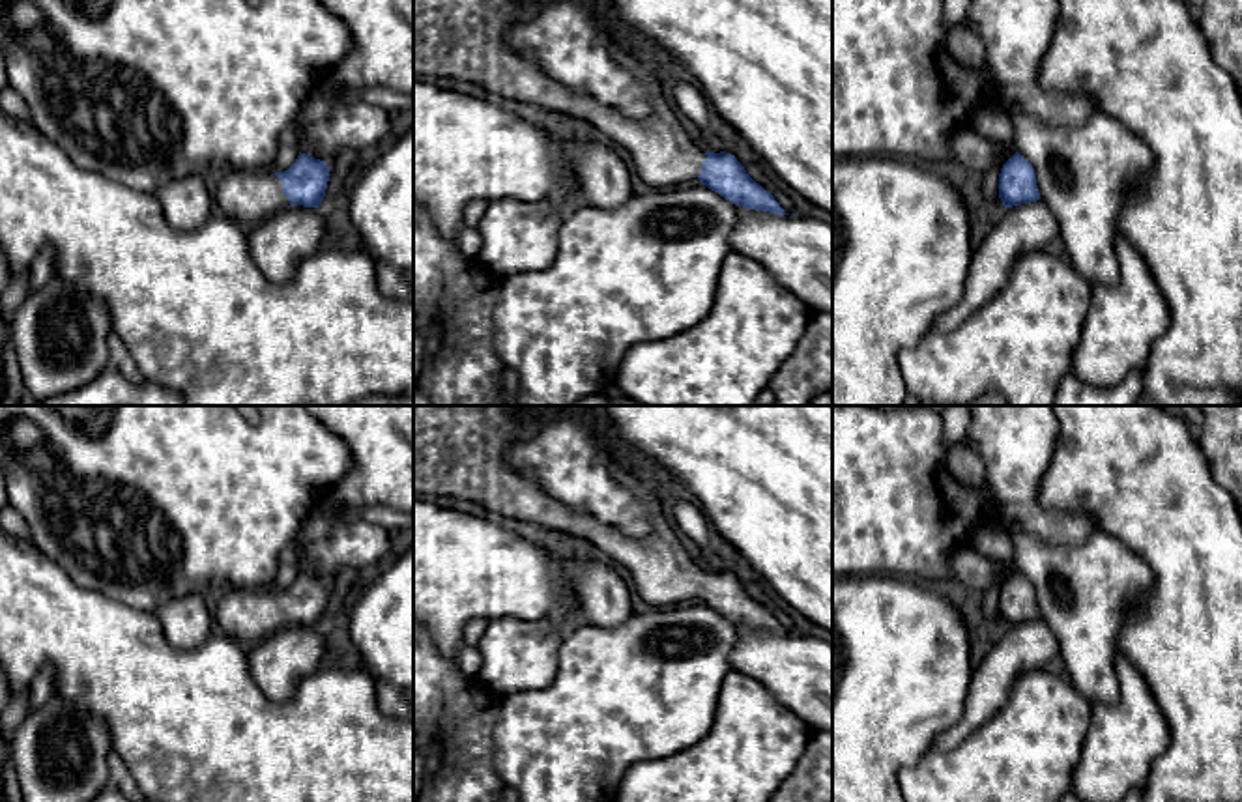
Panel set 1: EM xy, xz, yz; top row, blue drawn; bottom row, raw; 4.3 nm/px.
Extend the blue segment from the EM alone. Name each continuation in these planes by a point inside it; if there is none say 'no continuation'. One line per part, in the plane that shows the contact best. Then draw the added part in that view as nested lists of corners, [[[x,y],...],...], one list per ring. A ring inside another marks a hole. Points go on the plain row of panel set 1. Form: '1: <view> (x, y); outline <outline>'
1: xy (247, 615); outline [[[273,589],[223,591],[213,621],[223,628],[223,634],[245,647],[290,624],[290,619],[282,613],[282,600]]]

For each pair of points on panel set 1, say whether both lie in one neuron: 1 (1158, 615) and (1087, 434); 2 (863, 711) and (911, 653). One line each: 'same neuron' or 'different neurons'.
1: same neuron
2: same neuron

